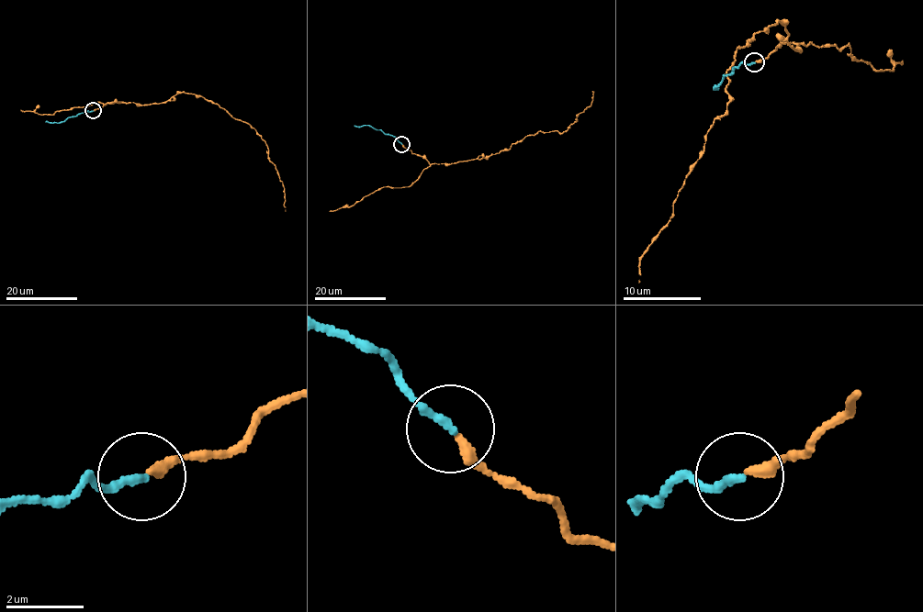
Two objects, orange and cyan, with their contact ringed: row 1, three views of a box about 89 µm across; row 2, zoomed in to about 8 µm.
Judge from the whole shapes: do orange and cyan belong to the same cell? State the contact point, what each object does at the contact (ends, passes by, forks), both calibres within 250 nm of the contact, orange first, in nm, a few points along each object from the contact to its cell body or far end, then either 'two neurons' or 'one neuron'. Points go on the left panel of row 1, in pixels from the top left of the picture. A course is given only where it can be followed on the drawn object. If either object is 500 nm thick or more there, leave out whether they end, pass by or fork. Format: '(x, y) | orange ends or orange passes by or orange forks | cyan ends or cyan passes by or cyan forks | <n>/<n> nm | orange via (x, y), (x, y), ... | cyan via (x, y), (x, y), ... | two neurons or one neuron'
(93, 110) | orange ends | cyan ends | 280/220 nm | orange via (93, 110), (114, 102), (165, 103), (182, 92), (210, 100), (248, 122), (265, 143), (282, 182), (285, 211) | cyan via (93, 111), (68, 116), (60, 122), (46, 120) | one neuron

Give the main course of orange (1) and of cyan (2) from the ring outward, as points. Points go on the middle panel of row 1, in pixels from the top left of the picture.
1: (401, 144), (430, 163), (484, 158), (538, 131), (563, 132), (590, 105), (593, 92)
2: (401, 144), (380, 129), (368, 125), (354, 125)

